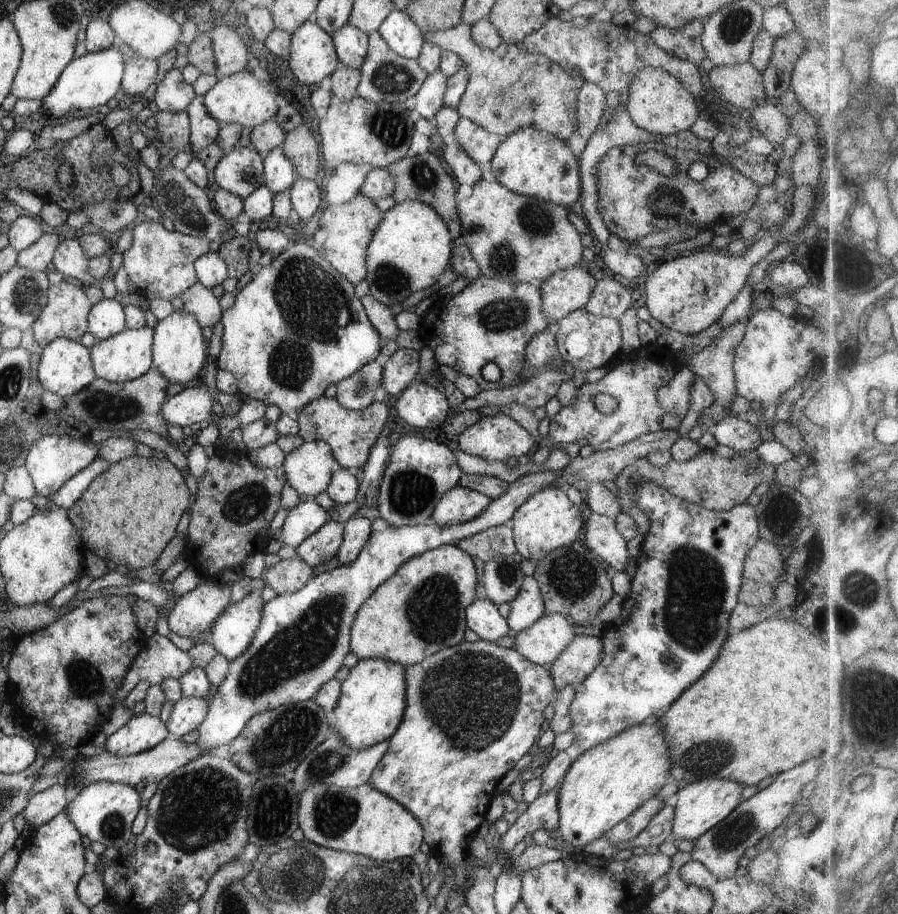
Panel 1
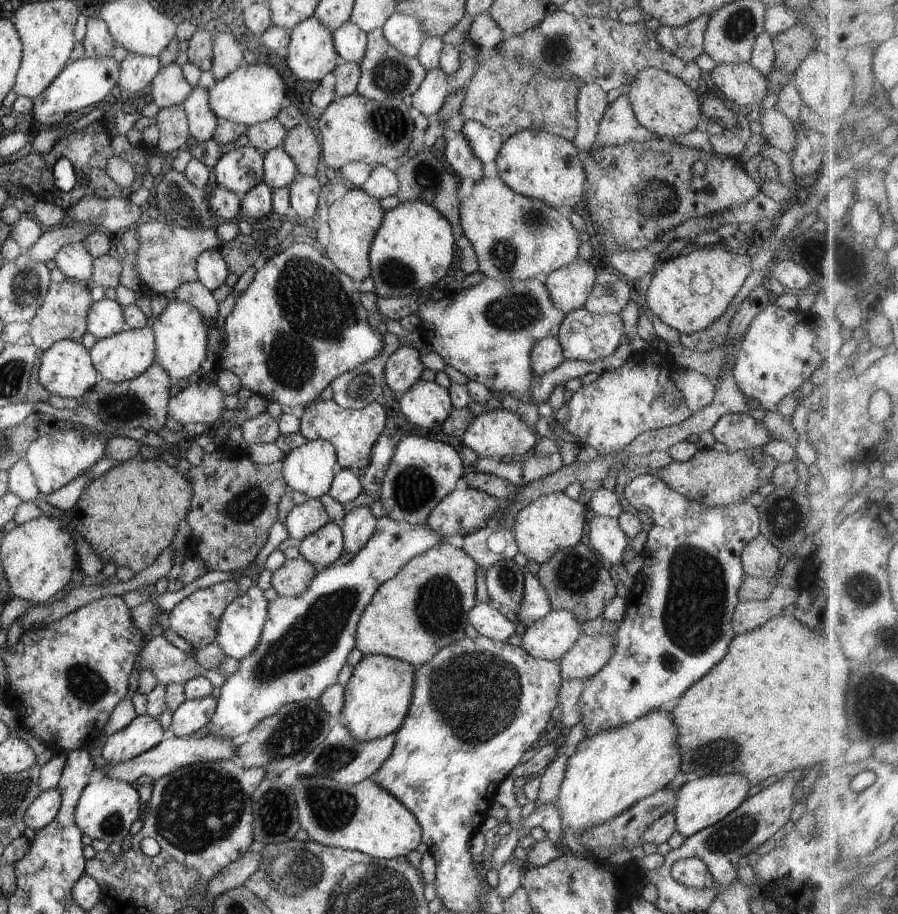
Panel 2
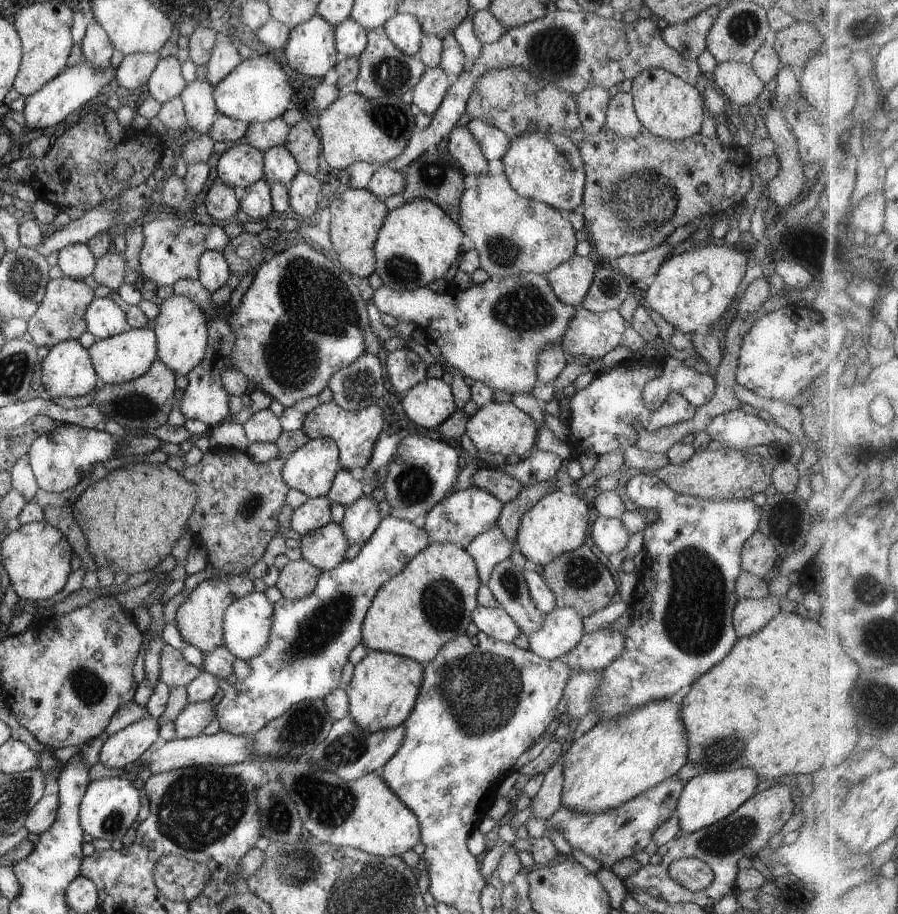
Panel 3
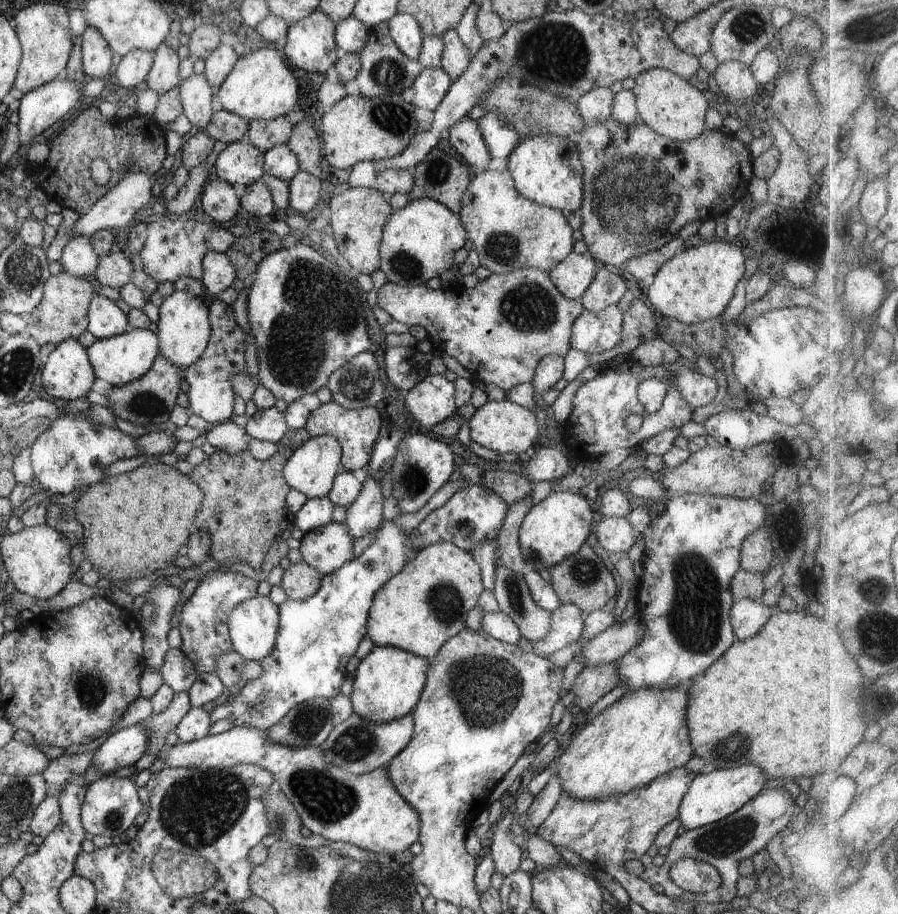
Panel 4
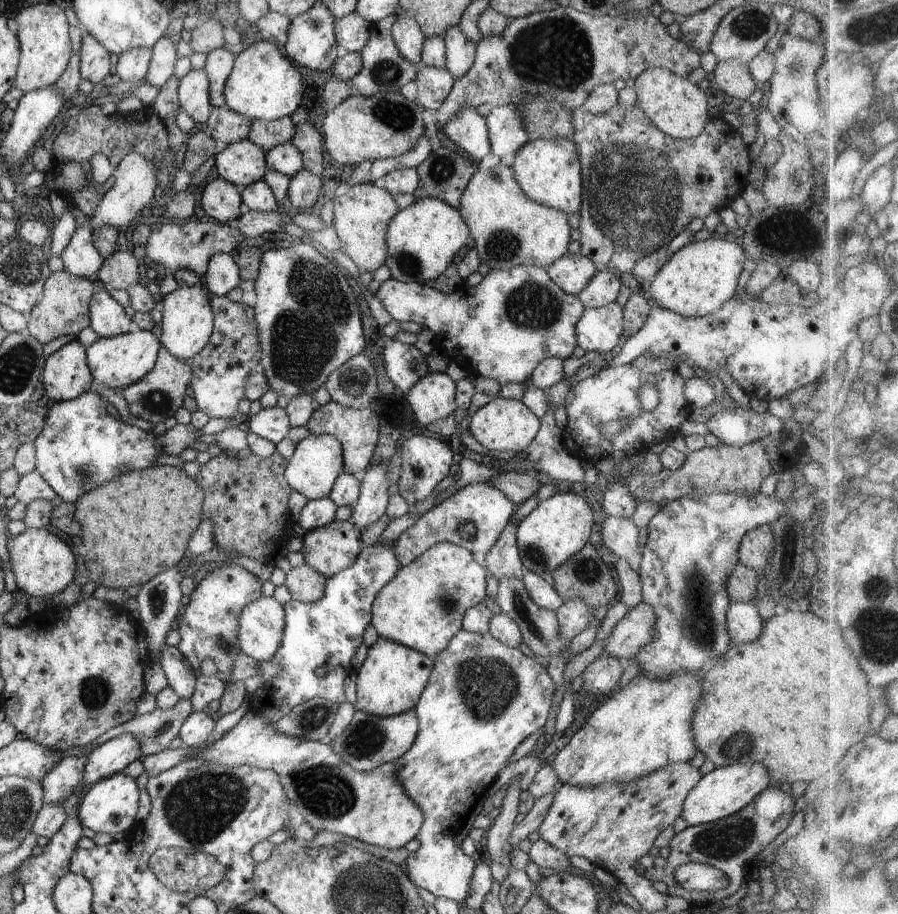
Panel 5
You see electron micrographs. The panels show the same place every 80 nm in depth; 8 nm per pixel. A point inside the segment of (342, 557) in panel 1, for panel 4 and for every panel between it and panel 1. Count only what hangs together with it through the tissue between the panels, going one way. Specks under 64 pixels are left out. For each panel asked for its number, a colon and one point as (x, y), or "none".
2: (357, 527)
3: (361, 519)
4: (363, 516)

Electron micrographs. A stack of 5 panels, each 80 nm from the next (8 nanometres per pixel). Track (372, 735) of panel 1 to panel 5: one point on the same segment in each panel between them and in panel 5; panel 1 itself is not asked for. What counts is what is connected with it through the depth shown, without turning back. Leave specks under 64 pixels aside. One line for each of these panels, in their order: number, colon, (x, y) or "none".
2: (377, 697)
3: (383, 691)
4: (388, 683)
5: (391, 680)

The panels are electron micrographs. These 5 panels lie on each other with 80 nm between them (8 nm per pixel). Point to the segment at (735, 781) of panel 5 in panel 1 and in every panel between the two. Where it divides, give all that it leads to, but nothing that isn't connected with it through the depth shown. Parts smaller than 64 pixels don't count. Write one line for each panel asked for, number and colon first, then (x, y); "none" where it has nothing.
1: (701, 805)
2: (706, 801)
3: (710, 797)
4: (712, 797)

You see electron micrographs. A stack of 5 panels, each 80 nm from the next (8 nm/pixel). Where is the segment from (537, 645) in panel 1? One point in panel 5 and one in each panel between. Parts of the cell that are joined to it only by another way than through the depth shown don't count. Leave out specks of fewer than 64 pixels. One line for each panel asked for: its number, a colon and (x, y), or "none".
2: (549, 638)
3: (563, 628)
4: (567, 625)
5: (573, 617)

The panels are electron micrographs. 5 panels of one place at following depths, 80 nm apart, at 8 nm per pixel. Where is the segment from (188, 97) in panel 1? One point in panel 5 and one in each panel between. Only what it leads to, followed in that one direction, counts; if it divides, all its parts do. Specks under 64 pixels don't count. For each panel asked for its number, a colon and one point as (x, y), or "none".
2: (169, 87)
3: (167, 81)
4: (164, 75)
5: (164, 56)

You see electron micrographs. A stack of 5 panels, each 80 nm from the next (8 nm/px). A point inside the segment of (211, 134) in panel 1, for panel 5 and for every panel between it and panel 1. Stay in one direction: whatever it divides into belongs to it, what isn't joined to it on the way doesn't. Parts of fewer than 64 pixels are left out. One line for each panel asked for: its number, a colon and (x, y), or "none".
2: (202, 122)
3: (197, 97)
4: (196, 95)
5: (193, 91)

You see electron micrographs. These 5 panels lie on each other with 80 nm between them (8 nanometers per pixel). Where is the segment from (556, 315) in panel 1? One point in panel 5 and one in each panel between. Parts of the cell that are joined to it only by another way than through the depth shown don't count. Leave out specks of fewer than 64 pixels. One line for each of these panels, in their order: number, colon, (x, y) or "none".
2: (569, 287)
3: (571, 281)
4: (572, 276)
5: (571, 273)

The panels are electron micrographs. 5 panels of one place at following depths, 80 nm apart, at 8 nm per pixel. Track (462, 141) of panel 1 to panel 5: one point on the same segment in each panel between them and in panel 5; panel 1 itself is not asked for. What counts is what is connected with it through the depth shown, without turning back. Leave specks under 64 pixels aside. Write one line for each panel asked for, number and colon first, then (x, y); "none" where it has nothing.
2: (485, 143)
3: (493, 142)
4: (500, 140)
5: (506, 133)

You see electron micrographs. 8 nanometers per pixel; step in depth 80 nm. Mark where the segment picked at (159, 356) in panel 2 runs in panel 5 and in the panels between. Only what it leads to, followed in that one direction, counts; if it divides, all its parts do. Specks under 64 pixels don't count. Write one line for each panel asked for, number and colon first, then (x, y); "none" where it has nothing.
3: (181, 331)
4: (184, 331)
5: (187, 323)

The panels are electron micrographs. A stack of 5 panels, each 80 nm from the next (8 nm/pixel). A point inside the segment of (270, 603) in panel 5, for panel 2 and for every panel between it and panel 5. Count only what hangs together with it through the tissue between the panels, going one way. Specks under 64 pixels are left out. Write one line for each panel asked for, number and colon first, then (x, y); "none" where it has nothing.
2: (238, 633)
3: (247, 621)
4: (253, 625)

